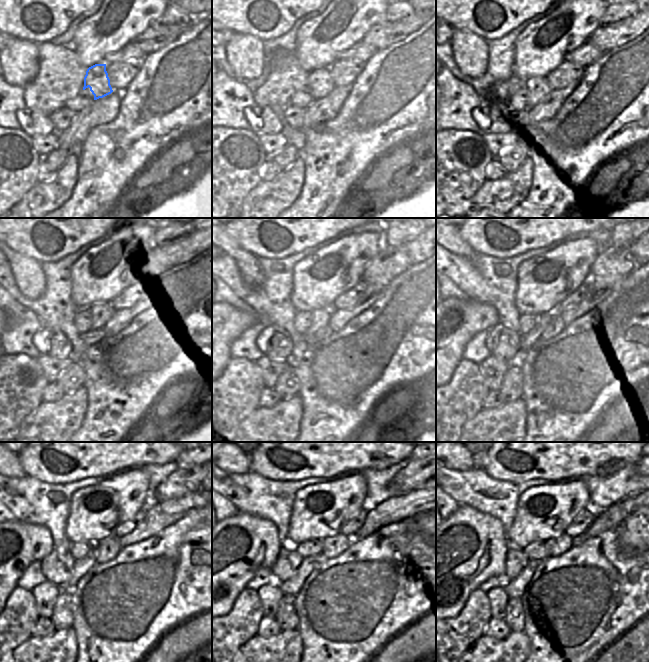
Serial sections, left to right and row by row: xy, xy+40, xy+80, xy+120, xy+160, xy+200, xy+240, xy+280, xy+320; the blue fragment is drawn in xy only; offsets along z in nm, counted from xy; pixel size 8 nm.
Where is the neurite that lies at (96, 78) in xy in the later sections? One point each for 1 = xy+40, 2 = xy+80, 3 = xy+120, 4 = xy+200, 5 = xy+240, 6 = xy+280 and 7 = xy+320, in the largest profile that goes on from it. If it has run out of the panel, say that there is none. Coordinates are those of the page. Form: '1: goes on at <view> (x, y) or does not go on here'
1: goes on at xy+40 (320, 78)
2: goes on at xy+80 (532, 82)
3: goes on at xy+120 (101, 311)
4: goes on at xy+200 (528, 340)
5: goes on at xy+240 (82, 565)
6: goes on at xy+280 (292, 586)
7: goes on at xy+320 (515, 588)

